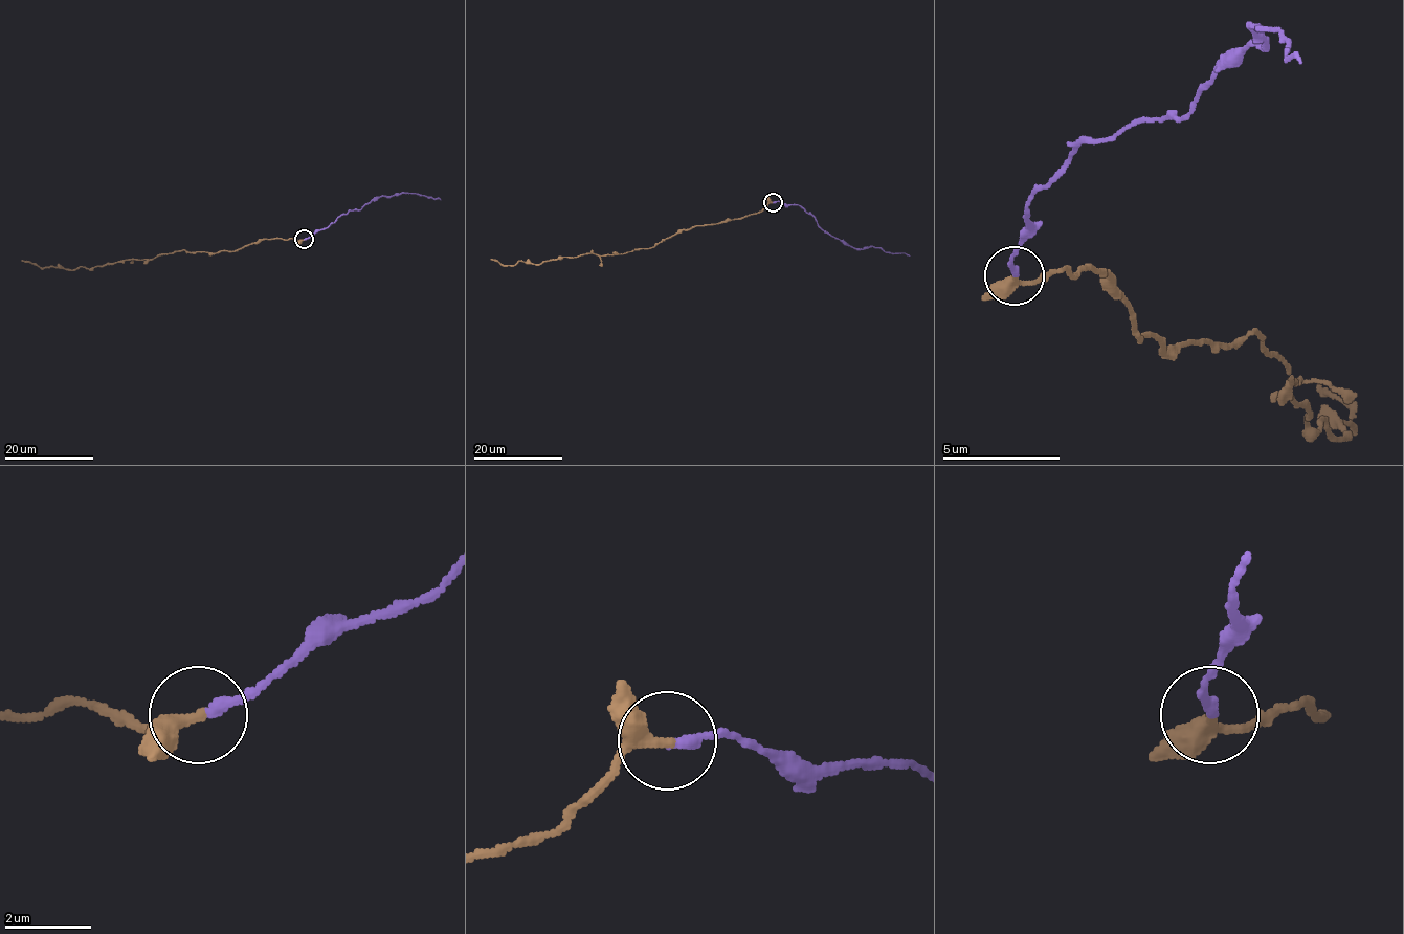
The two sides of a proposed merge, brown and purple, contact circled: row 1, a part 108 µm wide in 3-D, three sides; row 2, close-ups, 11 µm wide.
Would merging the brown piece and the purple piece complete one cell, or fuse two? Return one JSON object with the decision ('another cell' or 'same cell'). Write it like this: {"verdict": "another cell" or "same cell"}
{"verdict": "same cell"}

